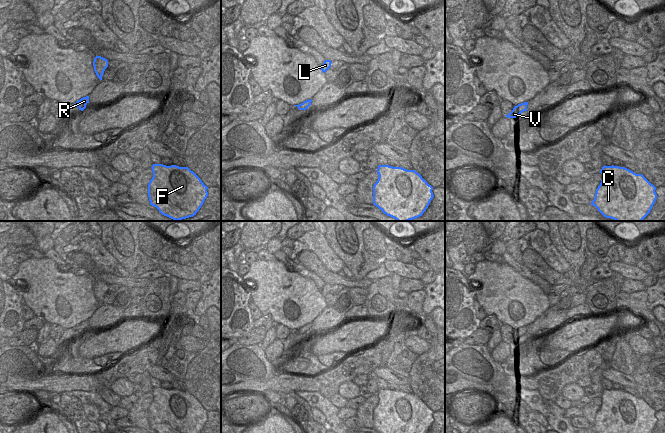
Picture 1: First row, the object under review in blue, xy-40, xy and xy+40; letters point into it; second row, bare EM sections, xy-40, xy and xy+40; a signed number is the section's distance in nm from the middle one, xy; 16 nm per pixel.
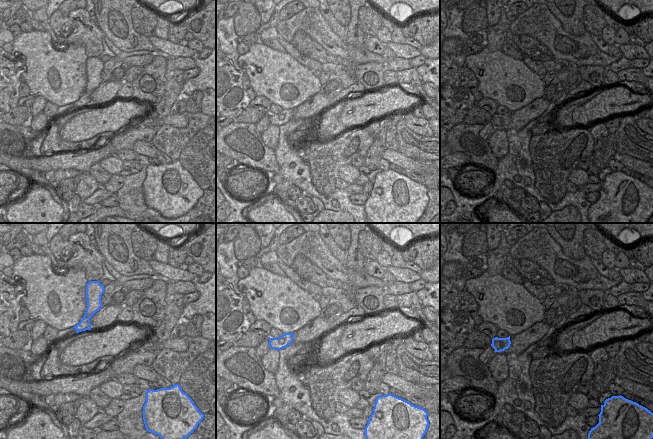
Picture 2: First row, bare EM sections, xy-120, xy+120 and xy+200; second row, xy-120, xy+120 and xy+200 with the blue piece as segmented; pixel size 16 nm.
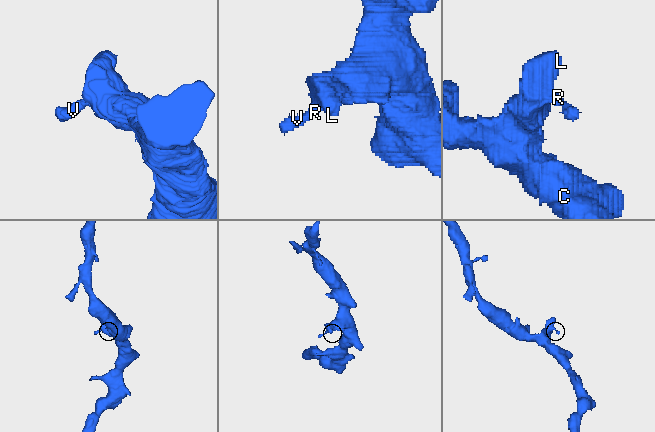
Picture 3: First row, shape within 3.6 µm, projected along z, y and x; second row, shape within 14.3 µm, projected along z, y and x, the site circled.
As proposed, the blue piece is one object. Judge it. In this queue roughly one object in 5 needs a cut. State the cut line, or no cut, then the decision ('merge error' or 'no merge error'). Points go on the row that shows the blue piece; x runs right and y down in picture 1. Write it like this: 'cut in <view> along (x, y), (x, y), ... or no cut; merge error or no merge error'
no cut; no merge error

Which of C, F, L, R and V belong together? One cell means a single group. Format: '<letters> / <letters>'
C F L R V

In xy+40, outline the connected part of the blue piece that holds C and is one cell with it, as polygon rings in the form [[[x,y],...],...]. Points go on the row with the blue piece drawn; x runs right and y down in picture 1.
[[[603,166],[602,180],[591,205],[615,221],[642,221],[656,199],[656,187],[642,174],[619,166]]]

